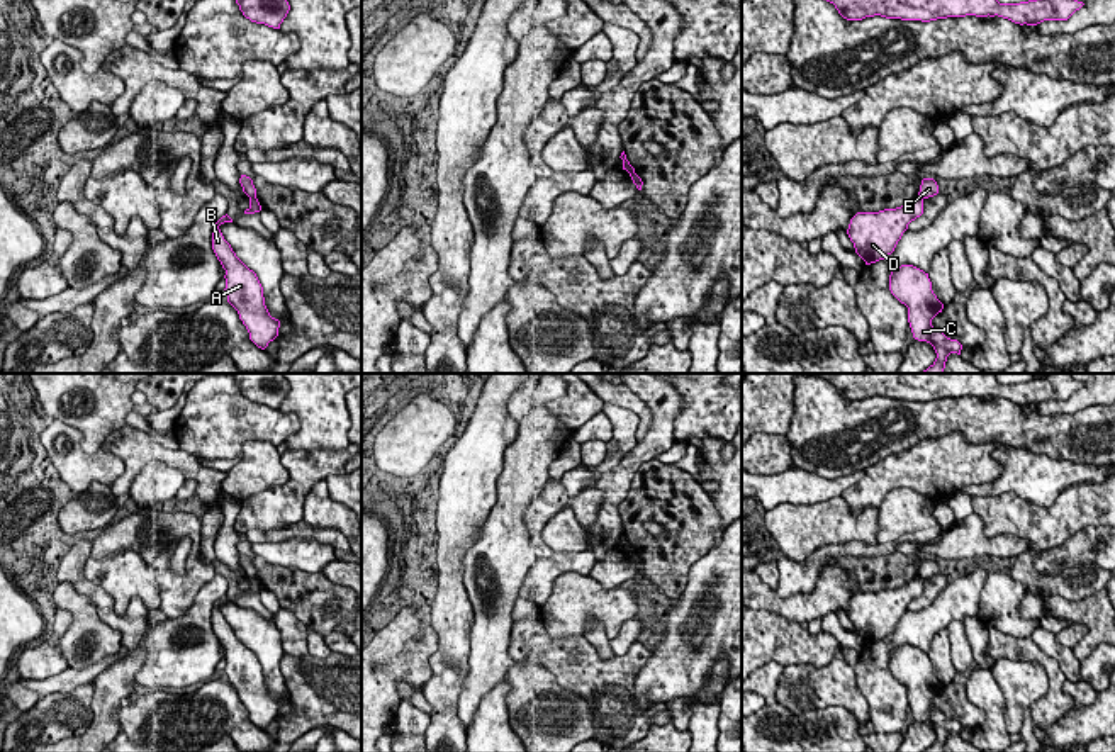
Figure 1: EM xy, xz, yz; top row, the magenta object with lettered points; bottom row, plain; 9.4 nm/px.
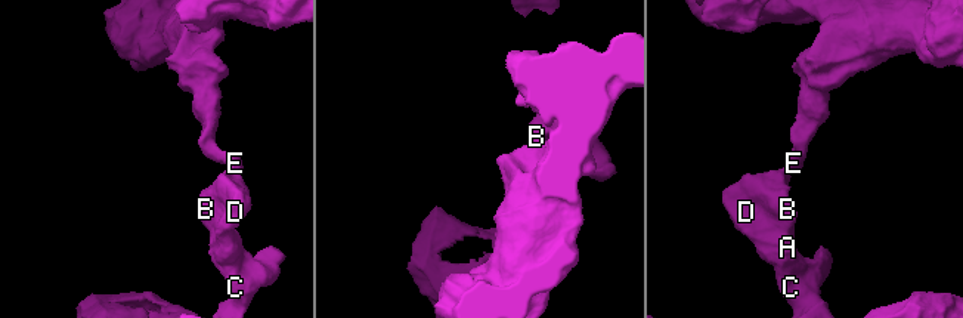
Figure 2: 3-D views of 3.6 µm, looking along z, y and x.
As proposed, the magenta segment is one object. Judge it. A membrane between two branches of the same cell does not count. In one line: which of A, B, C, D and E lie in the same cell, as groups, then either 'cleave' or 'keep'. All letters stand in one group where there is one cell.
groups A B C D / E; cleave

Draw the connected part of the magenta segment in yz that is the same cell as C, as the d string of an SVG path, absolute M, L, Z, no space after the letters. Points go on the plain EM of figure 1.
M913 645L896 647L889 655L889 671L908 687L913 718L930 723L937 733L935 742L923 752L944 752L947 737L961 735L962 725L932 706L932 699L942 693L944 684L933 674L928 654Z

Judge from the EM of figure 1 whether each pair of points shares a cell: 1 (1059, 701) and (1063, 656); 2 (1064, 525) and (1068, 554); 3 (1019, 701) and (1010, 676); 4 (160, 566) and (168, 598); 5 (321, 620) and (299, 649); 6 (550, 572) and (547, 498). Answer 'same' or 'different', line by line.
1: different
2: different
3: same
4: same
5: different
6: same

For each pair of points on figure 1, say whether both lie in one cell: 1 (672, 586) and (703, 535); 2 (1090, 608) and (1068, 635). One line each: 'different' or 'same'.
1: same
2: different

